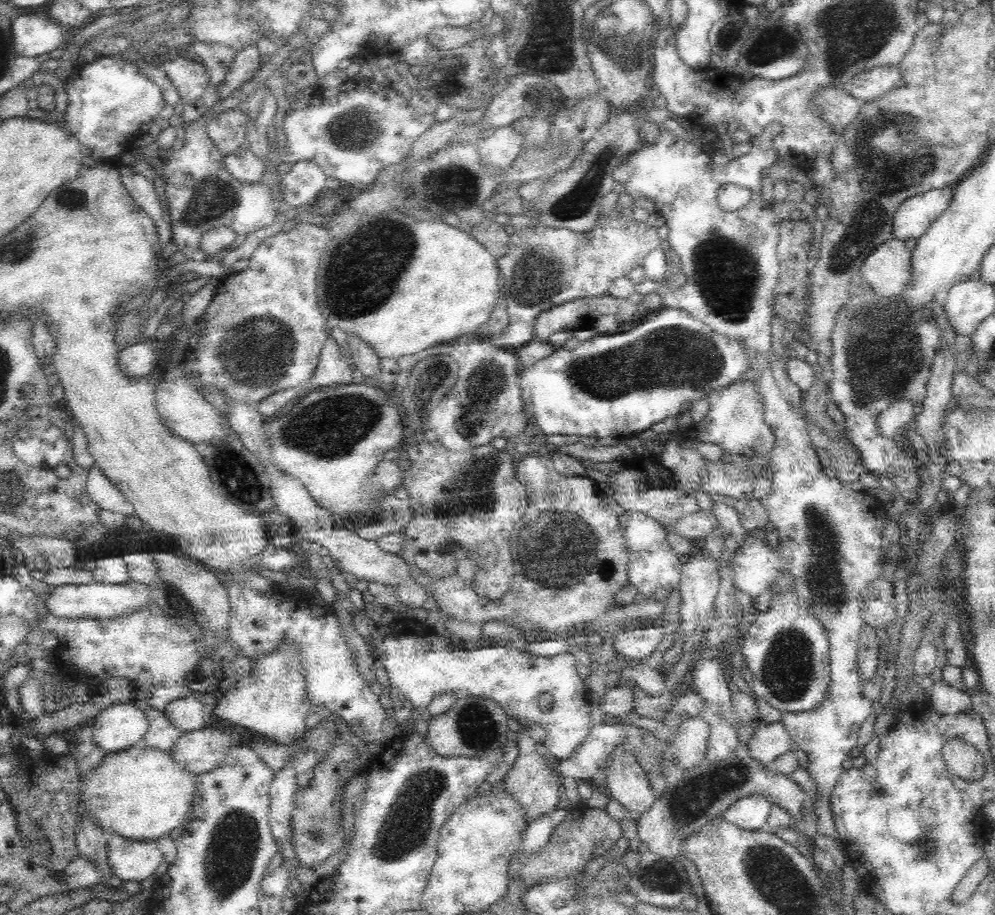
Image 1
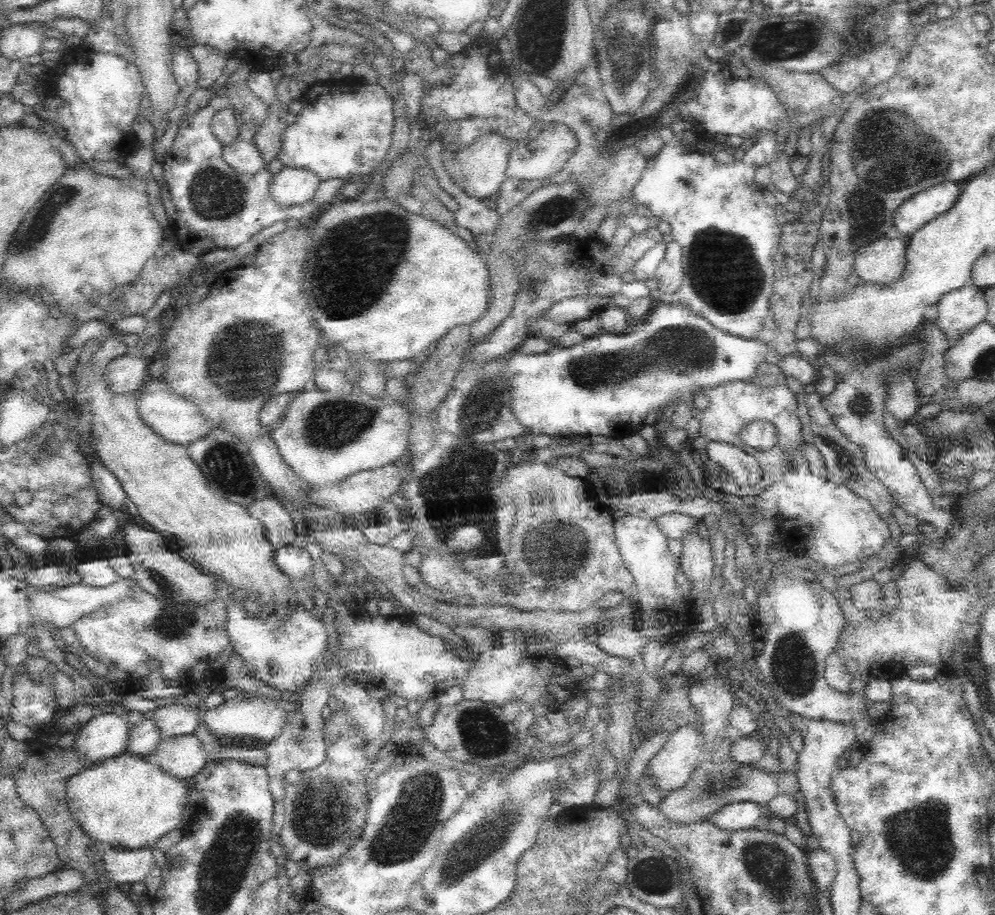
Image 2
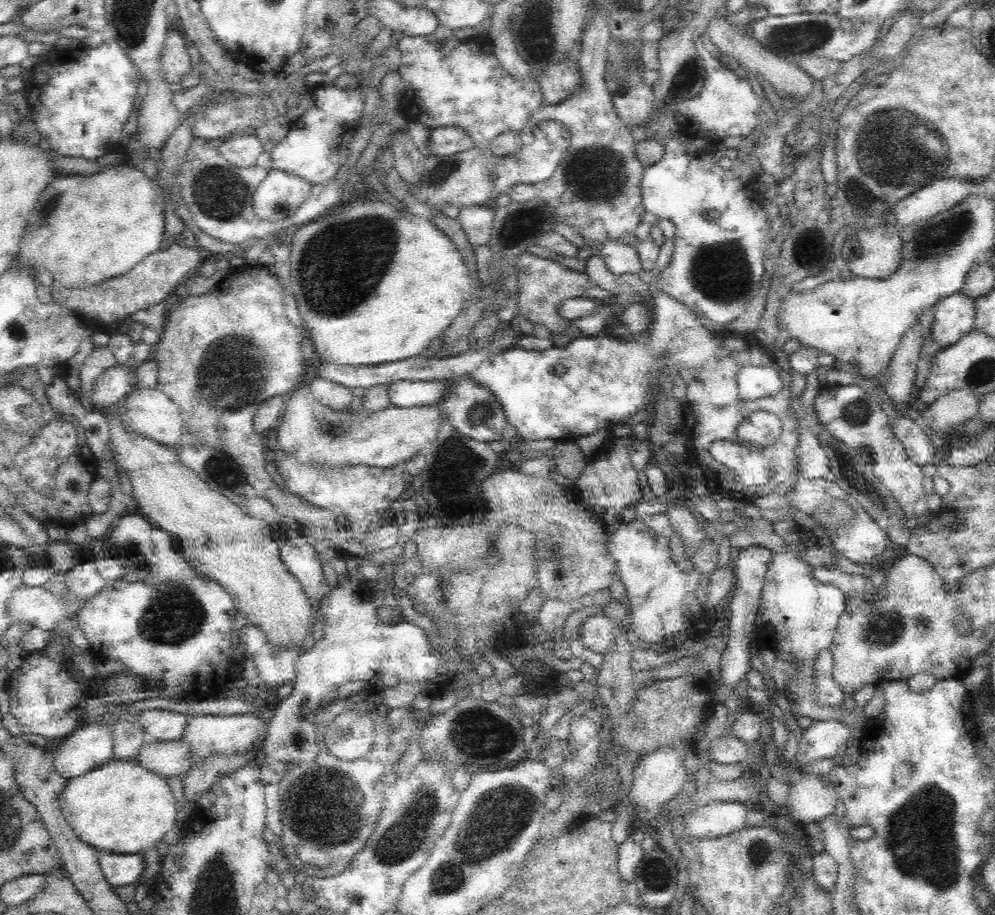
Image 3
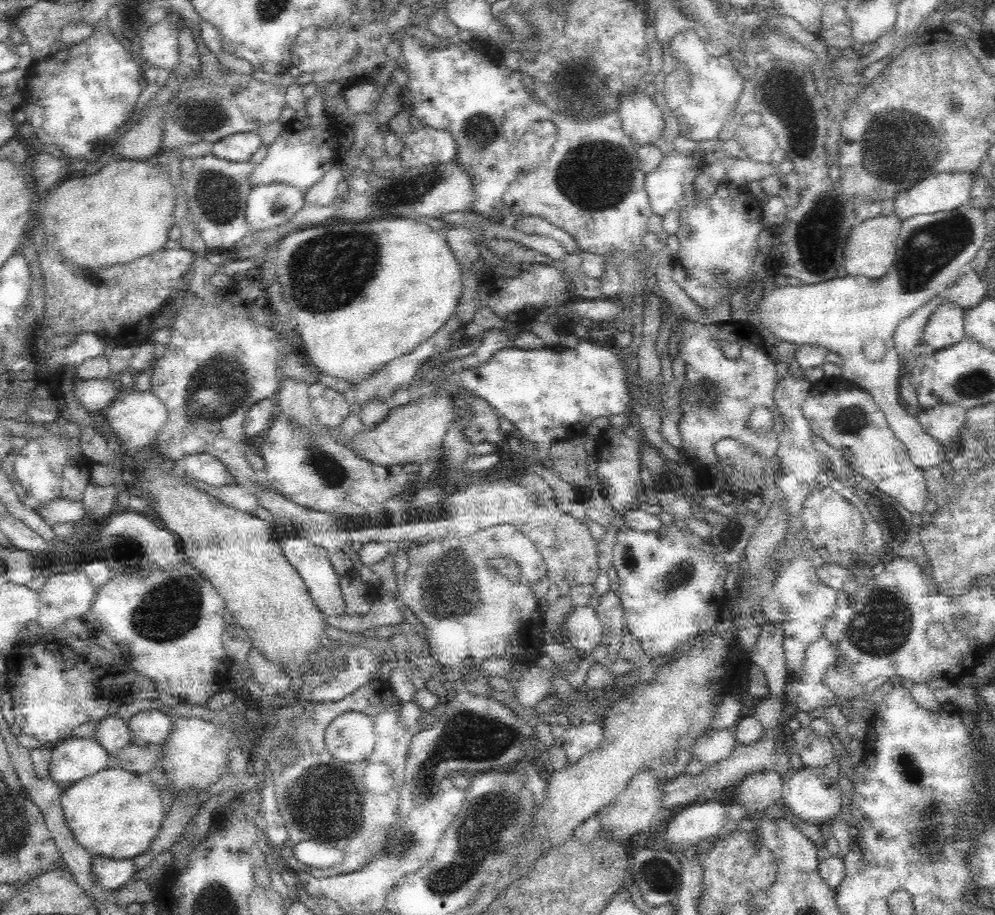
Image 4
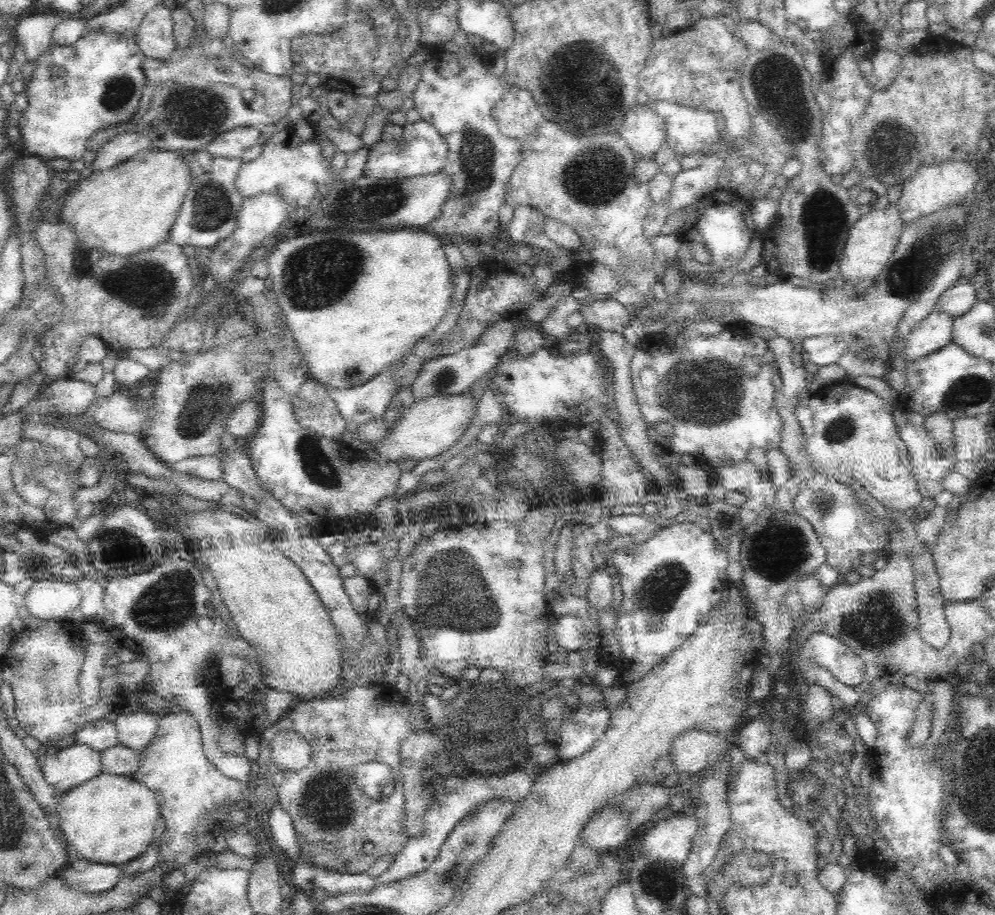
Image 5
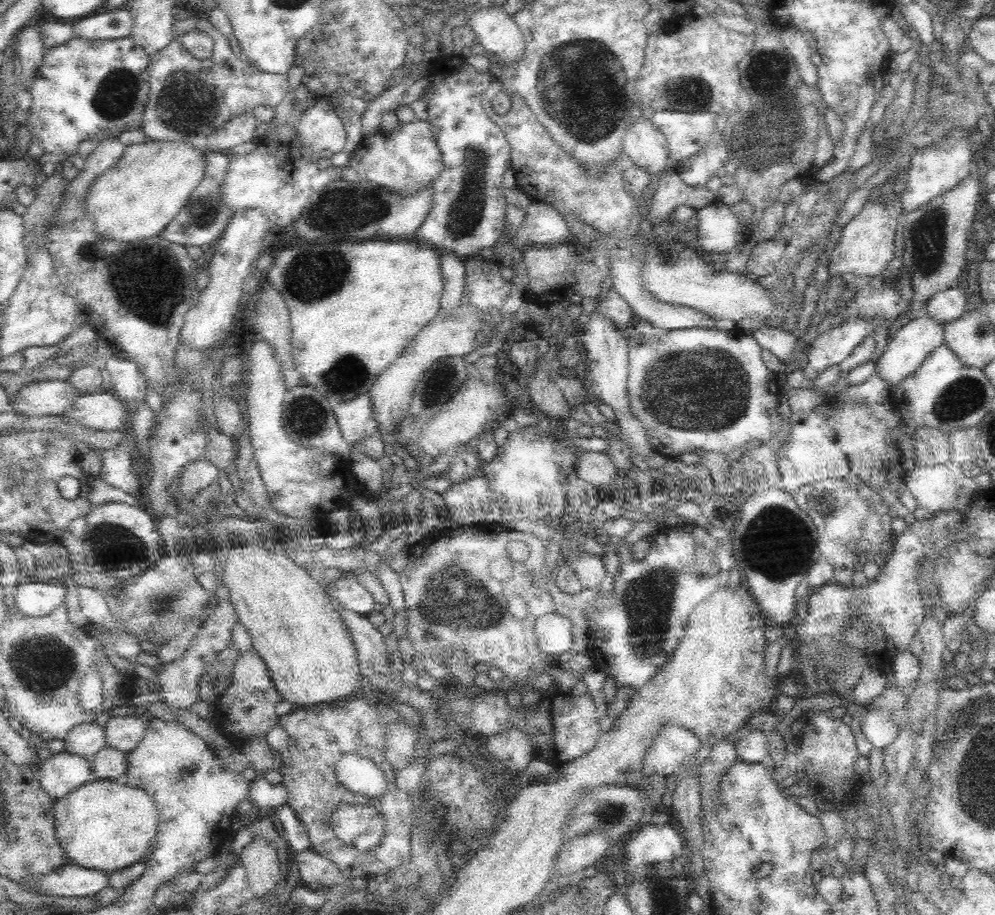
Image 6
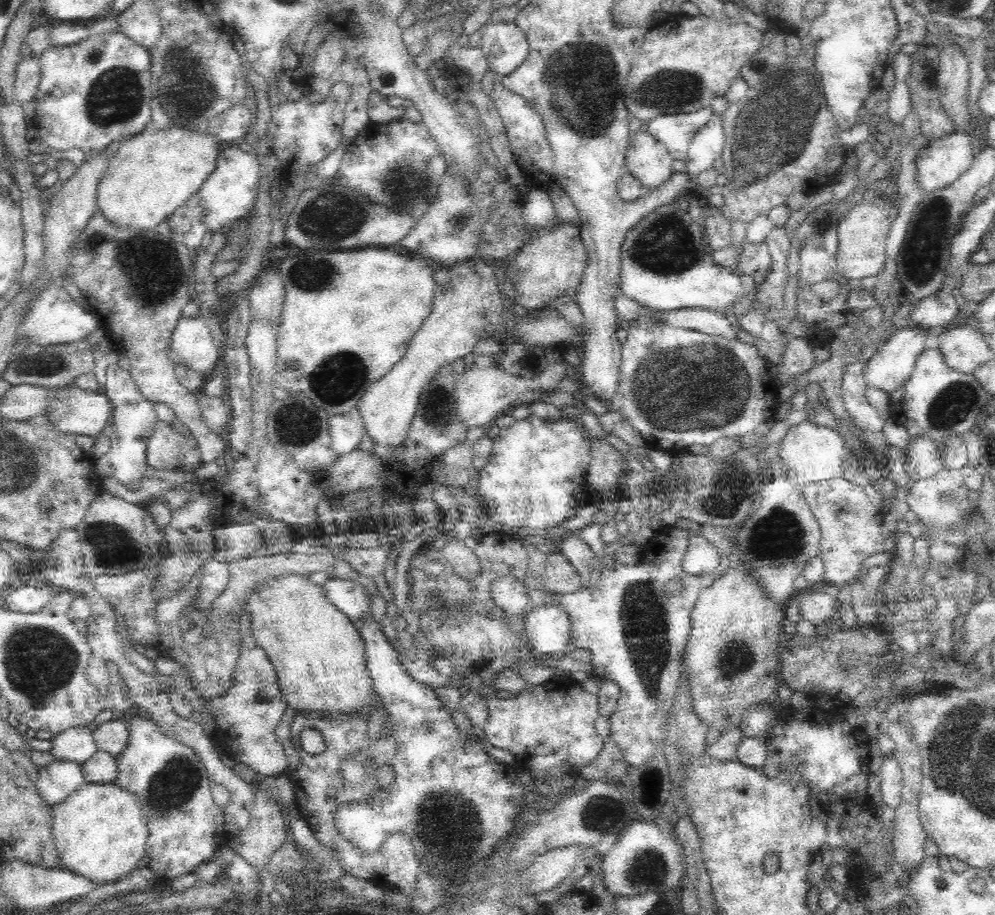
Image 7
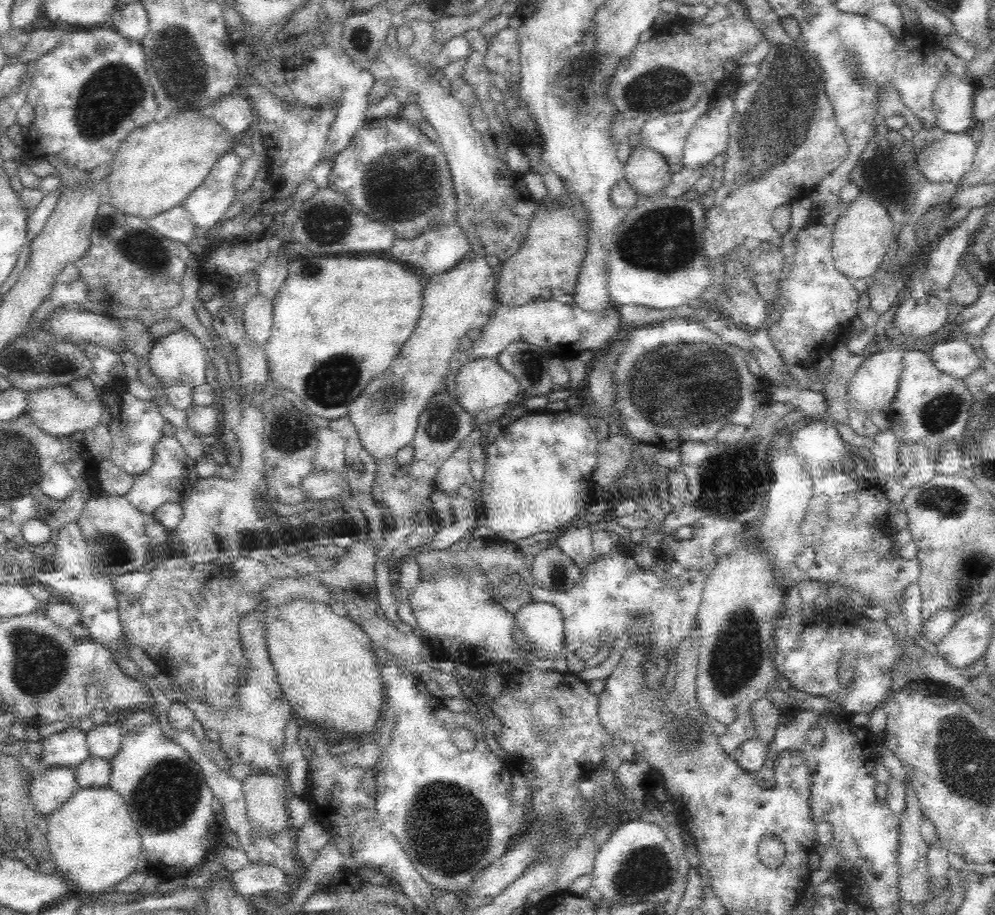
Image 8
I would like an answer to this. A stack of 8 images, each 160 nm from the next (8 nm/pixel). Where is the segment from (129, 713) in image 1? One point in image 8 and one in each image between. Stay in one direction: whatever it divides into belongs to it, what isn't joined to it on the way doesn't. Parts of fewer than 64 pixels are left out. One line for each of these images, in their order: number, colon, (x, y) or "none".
2: (103, 737)
3: (86, 748)
4: (74, 759)
5: (69, 767)
6: (62, 773)
7: (55, 782)
8: (55, 785)

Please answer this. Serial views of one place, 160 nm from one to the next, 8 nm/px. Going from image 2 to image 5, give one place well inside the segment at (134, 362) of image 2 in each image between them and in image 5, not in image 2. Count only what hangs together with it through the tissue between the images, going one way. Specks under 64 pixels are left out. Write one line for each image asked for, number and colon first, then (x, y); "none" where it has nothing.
3: (111, 387)
4: (93, 395)
5: (67, 395)

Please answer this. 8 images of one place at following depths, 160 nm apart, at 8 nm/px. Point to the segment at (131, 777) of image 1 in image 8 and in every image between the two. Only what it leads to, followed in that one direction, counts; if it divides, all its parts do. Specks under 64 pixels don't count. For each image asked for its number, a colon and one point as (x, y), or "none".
2: (129, 802)
3: (120, 807)
4: (113, 813)
5: (110, 819)
6: (106, 825)
7: (99, 831)
8: (95, 845)

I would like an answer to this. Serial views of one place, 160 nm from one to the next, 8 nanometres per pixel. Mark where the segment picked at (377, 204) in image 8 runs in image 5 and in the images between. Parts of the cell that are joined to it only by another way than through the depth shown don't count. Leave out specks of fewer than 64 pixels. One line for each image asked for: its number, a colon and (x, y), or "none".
5: (421, 151)
6: (406, 160)
7: (398, 164)

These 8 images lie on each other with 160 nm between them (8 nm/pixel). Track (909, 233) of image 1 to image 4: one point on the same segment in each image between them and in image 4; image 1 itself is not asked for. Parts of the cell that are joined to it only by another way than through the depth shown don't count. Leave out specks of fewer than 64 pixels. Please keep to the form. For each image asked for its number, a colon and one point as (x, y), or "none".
2: (915, 213)
3: (941, 195)
4: (939, 192)

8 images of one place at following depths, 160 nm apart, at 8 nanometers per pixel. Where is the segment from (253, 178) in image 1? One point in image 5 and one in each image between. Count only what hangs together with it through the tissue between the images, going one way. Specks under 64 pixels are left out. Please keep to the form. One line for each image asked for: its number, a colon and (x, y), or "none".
2: (244, 157)
3: (243, 151)
4: (239, 147)
5: (235, 142)

